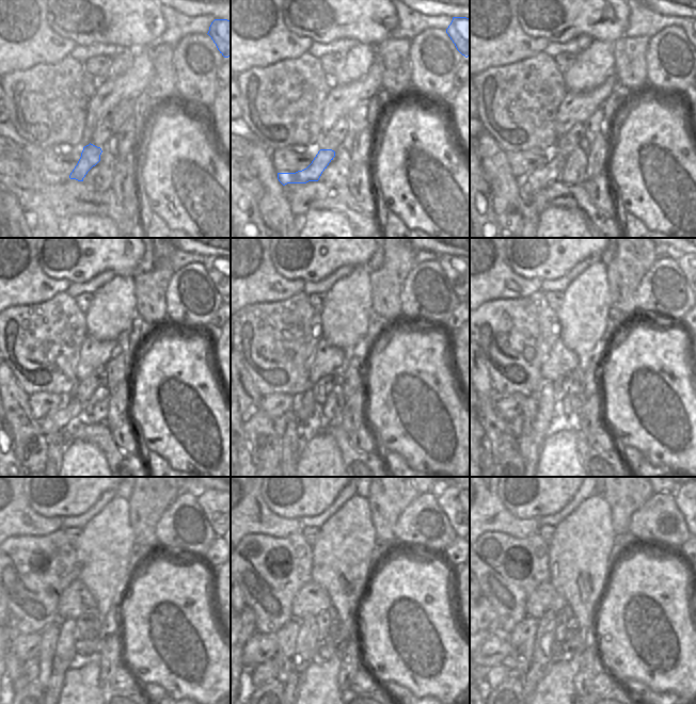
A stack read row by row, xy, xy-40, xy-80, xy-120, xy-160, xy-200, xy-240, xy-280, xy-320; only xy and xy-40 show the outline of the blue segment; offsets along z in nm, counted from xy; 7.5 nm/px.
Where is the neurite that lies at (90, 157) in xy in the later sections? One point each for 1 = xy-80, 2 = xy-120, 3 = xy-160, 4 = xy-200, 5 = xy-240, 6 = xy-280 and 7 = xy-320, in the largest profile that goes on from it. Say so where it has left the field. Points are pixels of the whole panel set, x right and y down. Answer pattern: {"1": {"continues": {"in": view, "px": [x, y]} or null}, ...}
{"1": {"continues": {"in": "xy-80", "px": [532, 182]}}, "2": {"continues": {"in": "xy-120", "px": [56, 420]}}, "3": {"continues": {"in": "xy-160", "px": [279, 425]}}, "4": {"continues": {"in": "xy-200", "px": [516, 425]}}, "5": {"continues": {"in": "xy-240", "px": [30, 667]}}, "6": {"continues": {"in": "xy-280", "px": [266, 671]}}, "7": {"continues": {"in": "xy-320", "px": [493, 676]}}}

